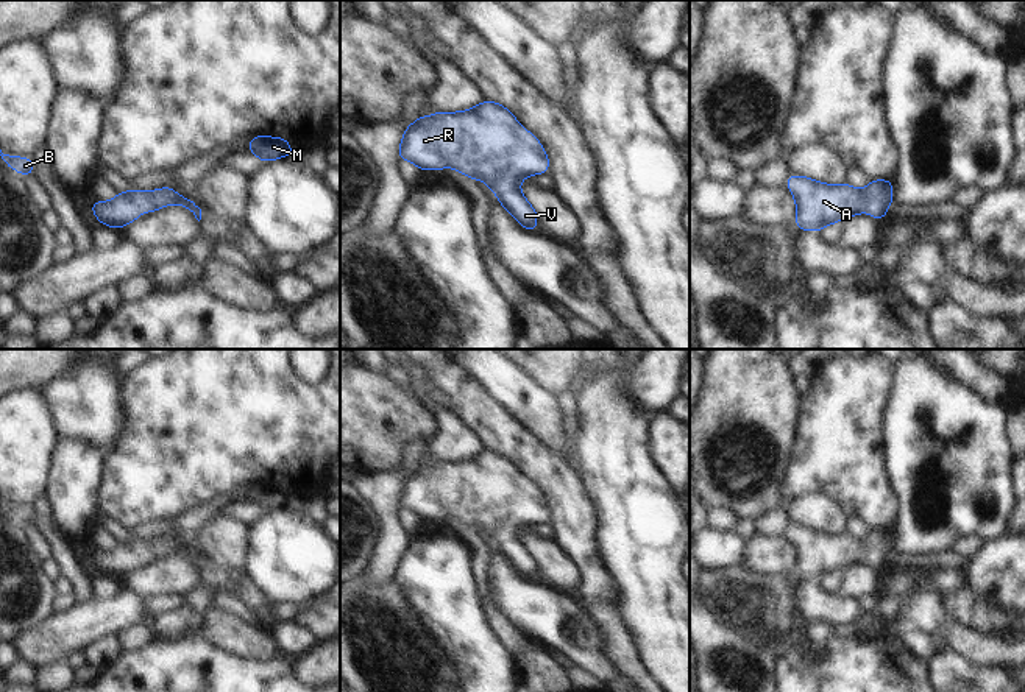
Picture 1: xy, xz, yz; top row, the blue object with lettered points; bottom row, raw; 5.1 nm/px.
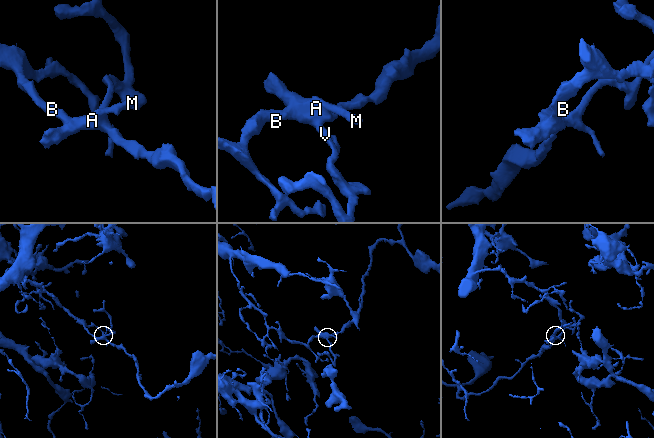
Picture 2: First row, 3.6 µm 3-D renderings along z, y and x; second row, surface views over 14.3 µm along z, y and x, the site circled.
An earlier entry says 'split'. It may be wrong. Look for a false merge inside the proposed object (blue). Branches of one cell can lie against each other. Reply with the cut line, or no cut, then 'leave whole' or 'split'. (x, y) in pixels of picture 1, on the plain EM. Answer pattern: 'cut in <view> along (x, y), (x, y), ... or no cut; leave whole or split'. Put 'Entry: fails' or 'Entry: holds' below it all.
no cut; leave whole
Entry: fails

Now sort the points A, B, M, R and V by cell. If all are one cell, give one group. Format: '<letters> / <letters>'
A B M R V

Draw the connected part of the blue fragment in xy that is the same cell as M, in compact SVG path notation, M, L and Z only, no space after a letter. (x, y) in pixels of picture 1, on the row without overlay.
M254 485L250 488L248 500L254 502L264 513L284 505L293 505L295 499L284 486Z

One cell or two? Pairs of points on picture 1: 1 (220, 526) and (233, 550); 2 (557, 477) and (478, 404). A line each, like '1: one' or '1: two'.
1: one
2: one

